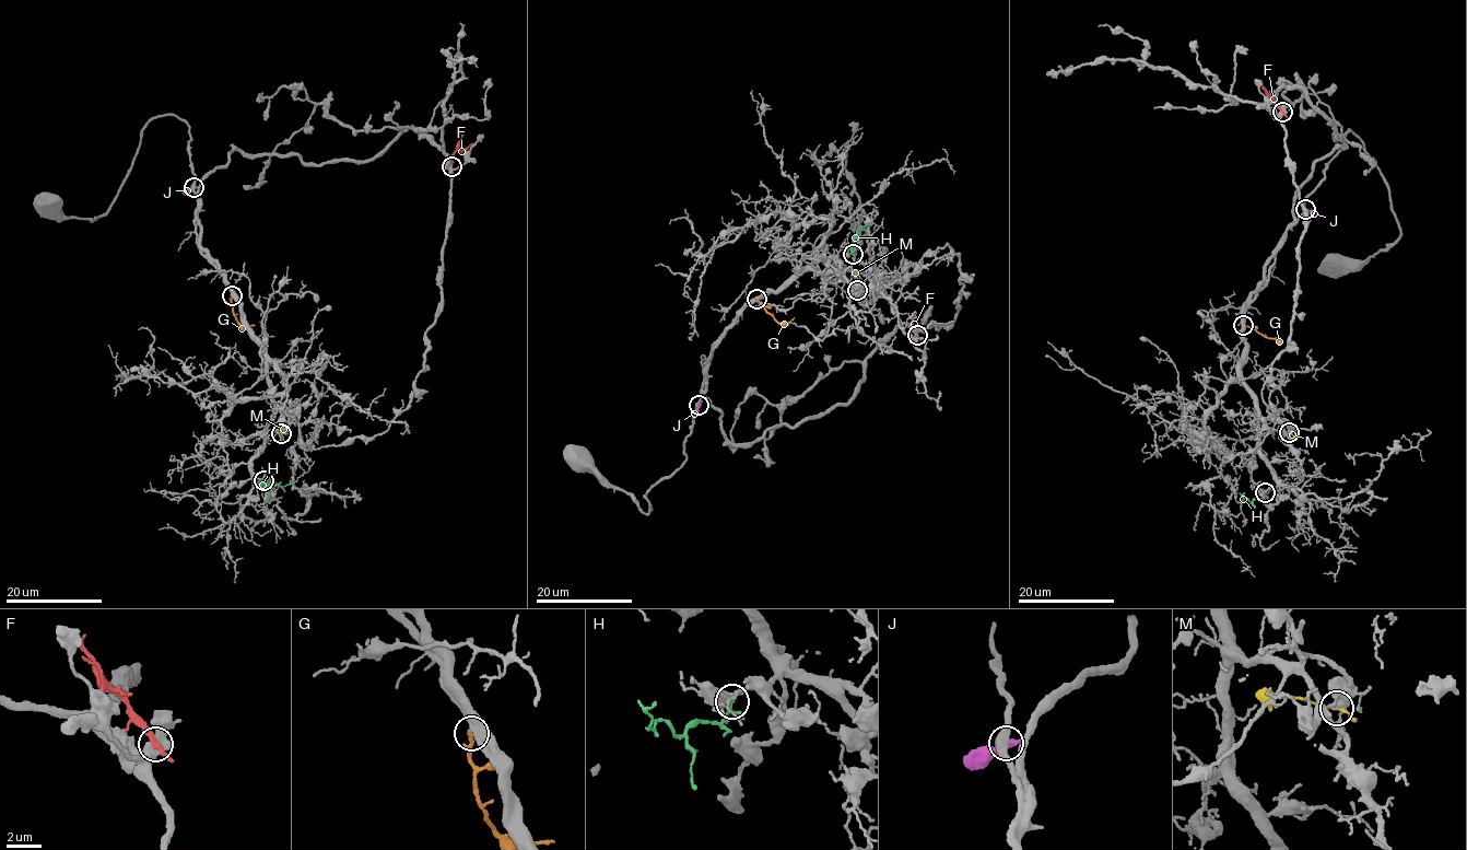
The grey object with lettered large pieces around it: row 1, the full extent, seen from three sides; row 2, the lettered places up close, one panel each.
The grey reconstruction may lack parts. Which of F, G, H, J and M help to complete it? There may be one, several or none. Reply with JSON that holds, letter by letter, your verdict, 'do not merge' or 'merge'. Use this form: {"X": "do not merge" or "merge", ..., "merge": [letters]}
{"F": "do not merge", "G": "do not merge", "H": "merge", "J": "do not merge", "M": "do not merge", "merge": ["H"]}

